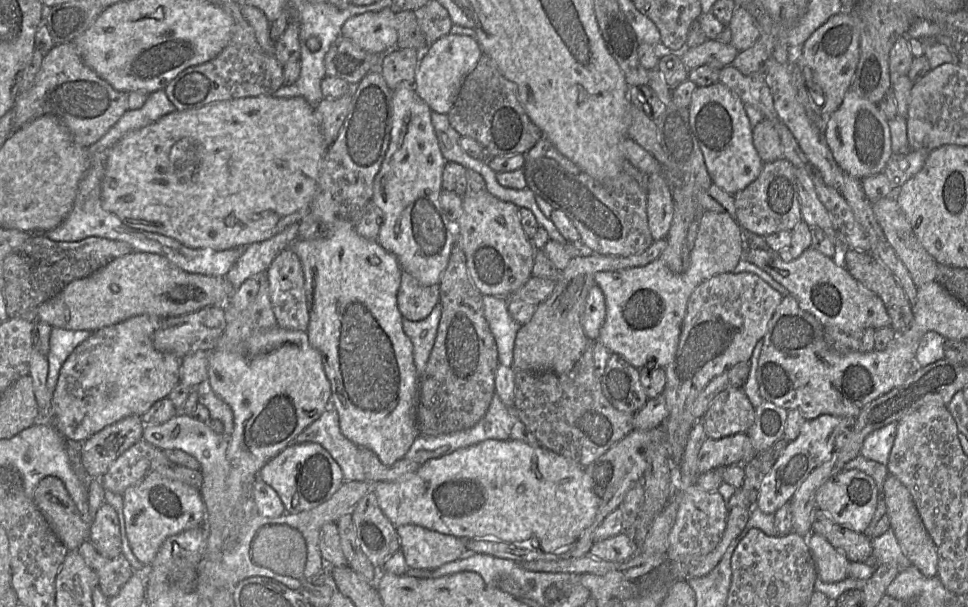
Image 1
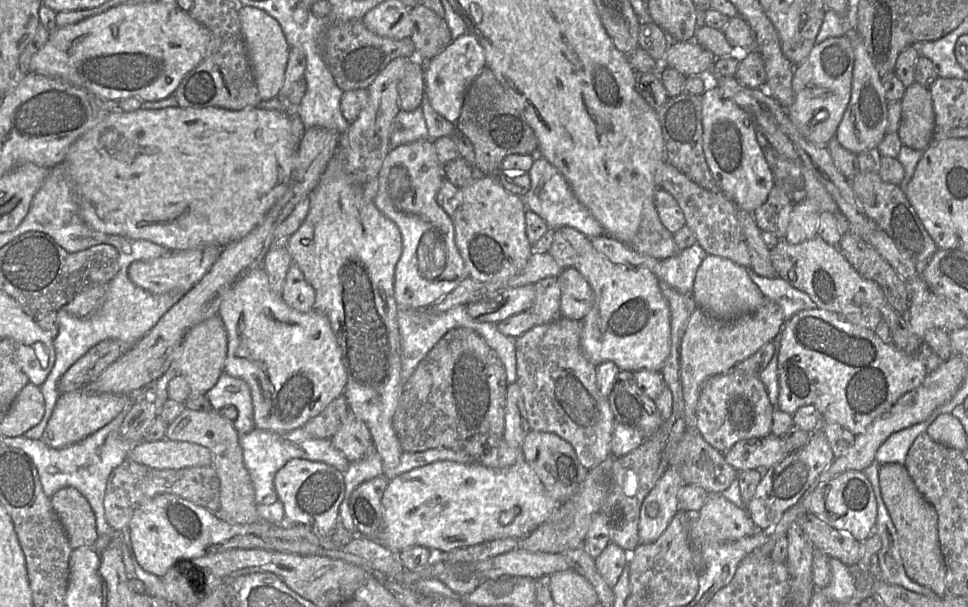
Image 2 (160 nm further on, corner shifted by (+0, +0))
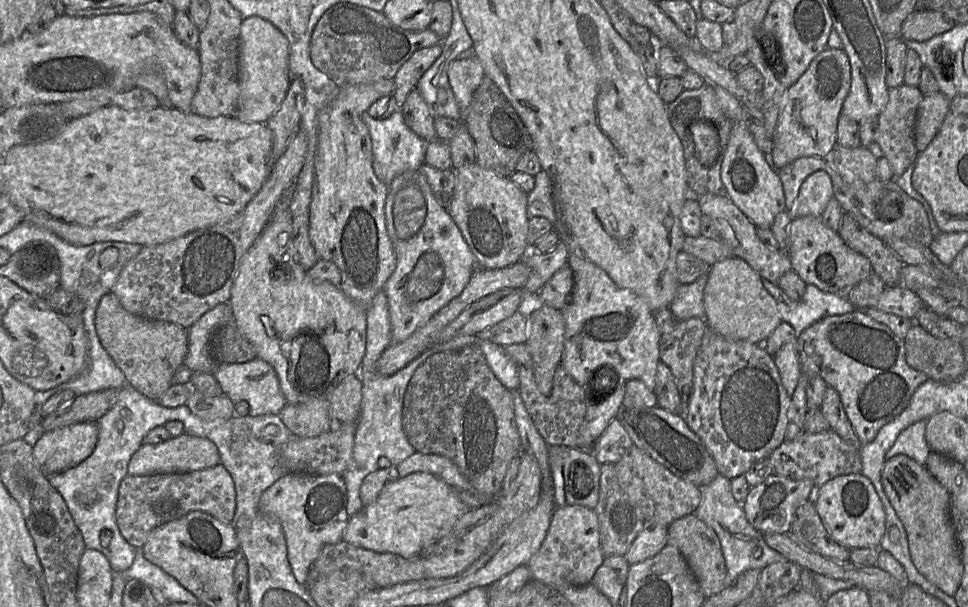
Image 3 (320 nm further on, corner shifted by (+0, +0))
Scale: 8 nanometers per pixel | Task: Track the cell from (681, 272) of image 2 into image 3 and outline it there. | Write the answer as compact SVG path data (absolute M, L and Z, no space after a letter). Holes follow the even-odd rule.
M703 274L690 284L680 284L676 296L669 306L677 319L704 318L703 293L707 280L708 274Z

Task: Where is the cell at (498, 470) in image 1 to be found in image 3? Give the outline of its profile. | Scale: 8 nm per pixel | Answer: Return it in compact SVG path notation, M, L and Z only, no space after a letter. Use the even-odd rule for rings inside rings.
M412 473L389 483L374 503L352 516L342 540L377 553L412 559L420 556L423 547L448 534L467 511L457 492L442 479L429 473Z

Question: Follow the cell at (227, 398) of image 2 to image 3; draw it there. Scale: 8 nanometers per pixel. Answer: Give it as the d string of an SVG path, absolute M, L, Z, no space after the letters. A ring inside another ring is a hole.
M256 358L246 363L218 364L211 373L218 382L223 395L232 403L246 402L250 417L262 415L279 415L288 404L283 395L274 368L264 360Z

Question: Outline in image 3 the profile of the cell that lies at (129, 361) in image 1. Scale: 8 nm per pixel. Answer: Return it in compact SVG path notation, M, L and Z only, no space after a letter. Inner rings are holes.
M83 421L43 432L33 446L36 465L46 475L75 467L94 450L98 441L96 421Z

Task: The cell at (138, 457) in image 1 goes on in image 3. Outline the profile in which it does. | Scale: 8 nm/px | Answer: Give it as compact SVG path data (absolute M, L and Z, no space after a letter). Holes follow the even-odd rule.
M221 464L192 472L127 474L119 486L115 519L123 538L141 548L153 529L192 511L205 512L224 523L232 522L236 511L235 485Z

